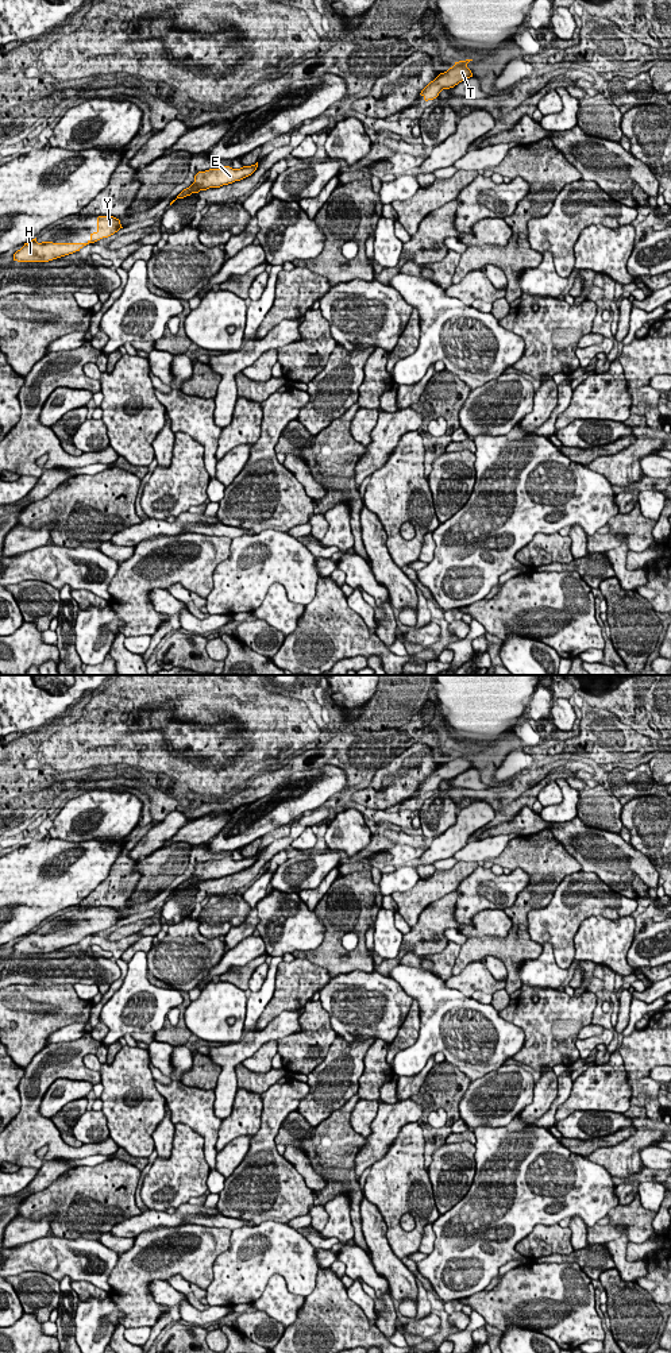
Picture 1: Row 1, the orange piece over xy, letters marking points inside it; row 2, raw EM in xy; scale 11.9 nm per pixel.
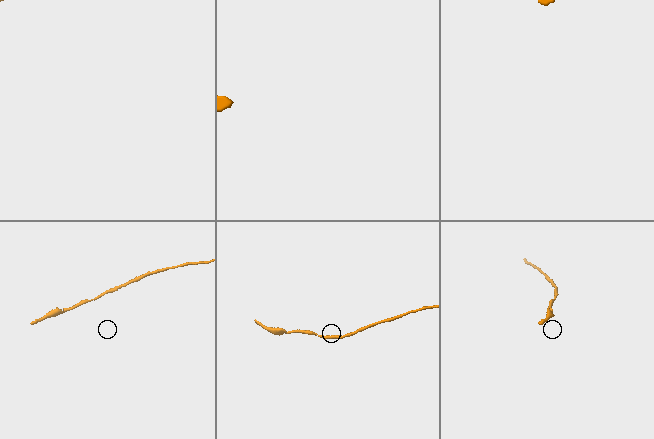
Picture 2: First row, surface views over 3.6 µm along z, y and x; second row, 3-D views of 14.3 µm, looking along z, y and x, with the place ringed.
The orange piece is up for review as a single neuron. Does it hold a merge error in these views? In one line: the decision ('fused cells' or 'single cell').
single cell

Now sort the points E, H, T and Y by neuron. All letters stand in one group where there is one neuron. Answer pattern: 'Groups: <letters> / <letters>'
Groups: E H T Y

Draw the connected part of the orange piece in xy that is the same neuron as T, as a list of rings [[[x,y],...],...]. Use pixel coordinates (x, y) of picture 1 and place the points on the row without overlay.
[[[473,751],[455,753],[452,759],[447,763],[440,764],[433,772],[431,772],[423,782],[421,787],[425,793],[433,791],[439,787],[443,780],[450,780],[458,776],[459,774],[473,768],[471,762],[467,759],[467,755]]]

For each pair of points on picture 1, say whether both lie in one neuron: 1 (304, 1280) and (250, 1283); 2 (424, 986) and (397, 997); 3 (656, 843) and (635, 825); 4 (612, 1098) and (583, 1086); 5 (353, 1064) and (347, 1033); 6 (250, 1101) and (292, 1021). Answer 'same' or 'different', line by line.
1: same
2: different
3: same
4: same
5: different
6: different

